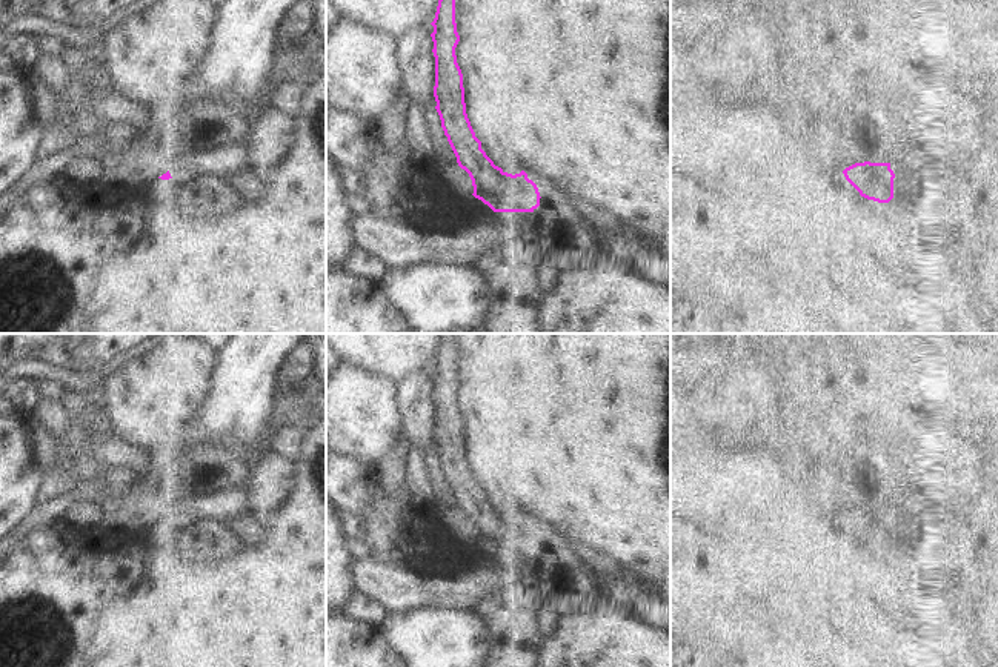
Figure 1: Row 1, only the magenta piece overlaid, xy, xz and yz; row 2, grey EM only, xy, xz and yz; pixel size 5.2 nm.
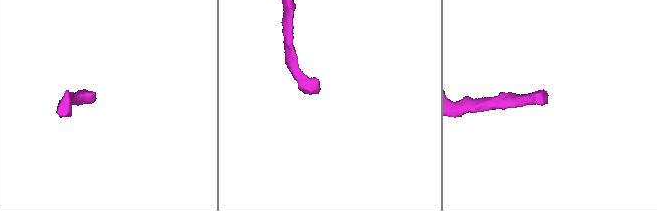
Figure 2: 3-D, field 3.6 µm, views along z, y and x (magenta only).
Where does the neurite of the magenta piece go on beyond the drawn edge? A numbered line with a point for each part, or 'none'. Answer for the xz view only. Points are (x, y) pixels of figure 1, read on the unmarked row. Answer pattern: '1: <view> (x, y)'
1: xz (569, 583)

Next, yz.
none

